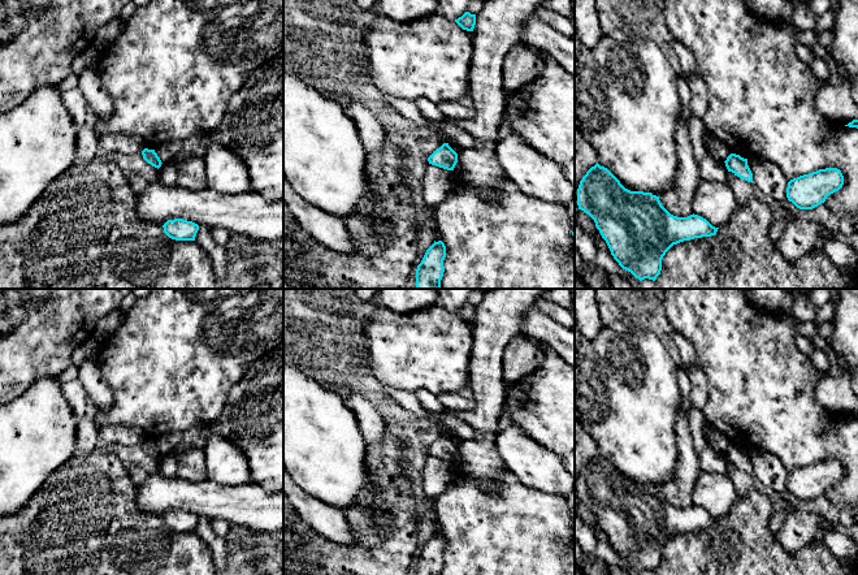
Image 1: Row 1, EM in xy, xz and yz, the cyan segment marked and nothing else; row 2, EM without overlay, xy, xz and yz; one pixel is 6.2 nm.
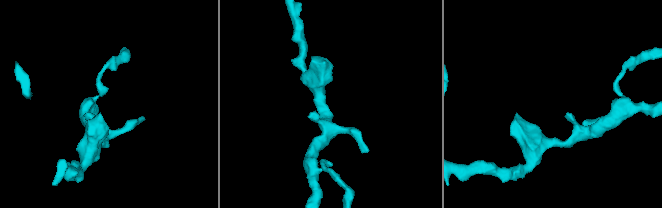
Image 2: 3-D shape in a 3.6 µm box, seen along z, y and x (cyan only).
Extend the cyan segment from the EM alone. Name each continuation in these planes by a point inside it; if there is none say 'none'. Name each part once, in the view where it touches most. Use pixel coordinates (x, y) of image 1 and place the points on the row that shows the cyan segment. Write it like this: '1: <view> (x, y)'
none

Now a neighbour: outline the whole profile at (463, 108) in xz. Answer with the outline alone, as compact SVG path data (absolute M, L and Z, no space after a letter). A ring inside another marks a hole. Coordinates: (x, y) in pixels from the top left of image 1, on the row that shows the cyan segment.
M469 95L458 100L442 100L437 105L445 120L469 120L476 114L473 99Z

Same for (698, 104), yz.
M699 73L694 74L688 79L692 98L689 101L689 109L692 117L703 120L706 111L708 108L708 90Z

